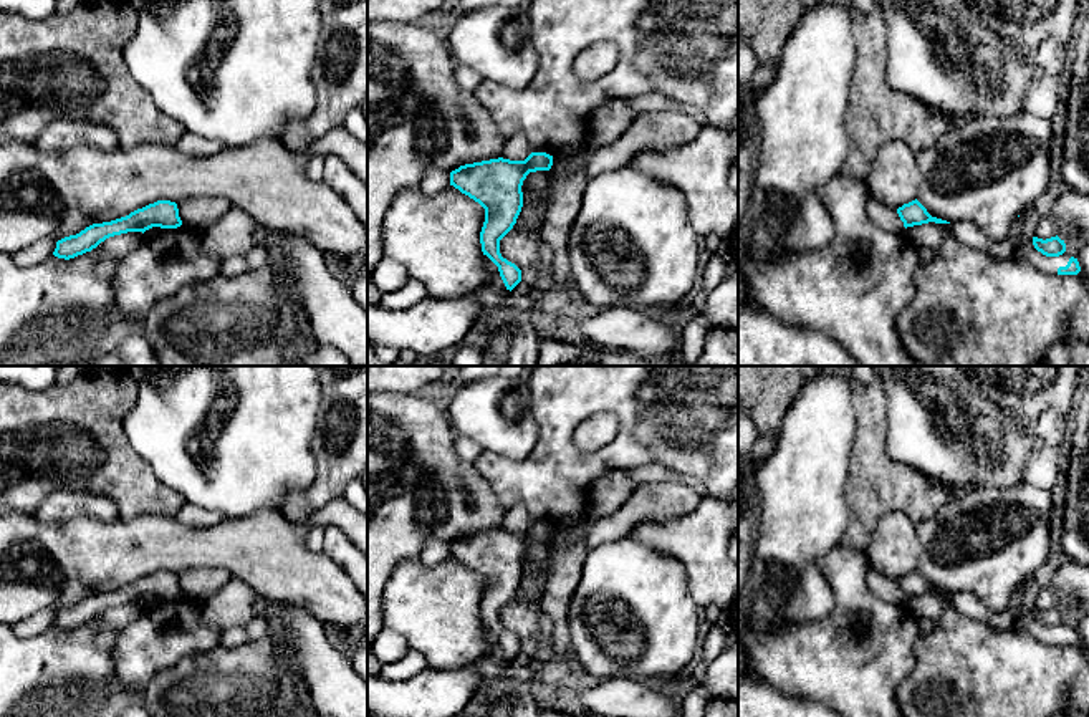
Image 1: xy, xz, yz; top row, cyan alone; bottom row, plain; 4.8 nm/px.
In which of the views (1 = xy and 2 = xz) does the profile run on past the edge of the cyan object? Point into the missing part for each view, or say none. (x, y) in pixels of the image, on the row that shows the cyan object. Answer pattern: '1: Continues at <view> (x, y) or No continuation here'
1: No continuation here
2: No continuation here

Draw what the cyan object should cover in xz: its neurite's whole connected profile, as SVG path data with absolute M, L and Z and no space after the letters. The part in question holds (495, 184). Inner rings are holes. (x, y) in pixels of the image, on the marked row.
M531 152L525 161L490 159L450 172L450 185L485 209L480 232L482 252L500 272L506 290L521 282L521 270L501 257L500 240L513 229L523 207L523 180L530 172L549 171L553 156Z

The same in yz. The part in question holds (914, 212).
M917 199L899 207L897 214L899 214L900 220L904 222L905 229L914 227L914 225L928 224L928 222L950 224L947 220L932 217Z

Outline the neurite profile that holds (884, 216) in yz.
M867 190L867 197L866 197L866 209L867 214L884 229L887 230L904 230L904 222L900 220L897 210L884 205L877 197L874 197L869 190Z

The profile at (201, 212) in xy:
M195 195L177 202L184 227L205 232L218 222L233 205L225 197Z

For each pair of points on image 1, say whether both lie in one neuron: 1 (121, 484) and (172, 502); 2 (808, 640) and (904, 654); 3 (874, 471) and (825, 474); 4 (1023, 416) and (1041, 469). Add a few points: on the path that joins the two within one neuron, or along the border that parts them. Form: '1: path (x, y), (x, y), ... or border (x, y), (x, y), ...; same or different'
1: path (134, 489), (159, 500); same
2: path (831, 654), (881, 654); same
3: border (856, 434), (851, 444), (844, 482), (848, 510); different
4: path (1023, 429), (1038, 456); same

